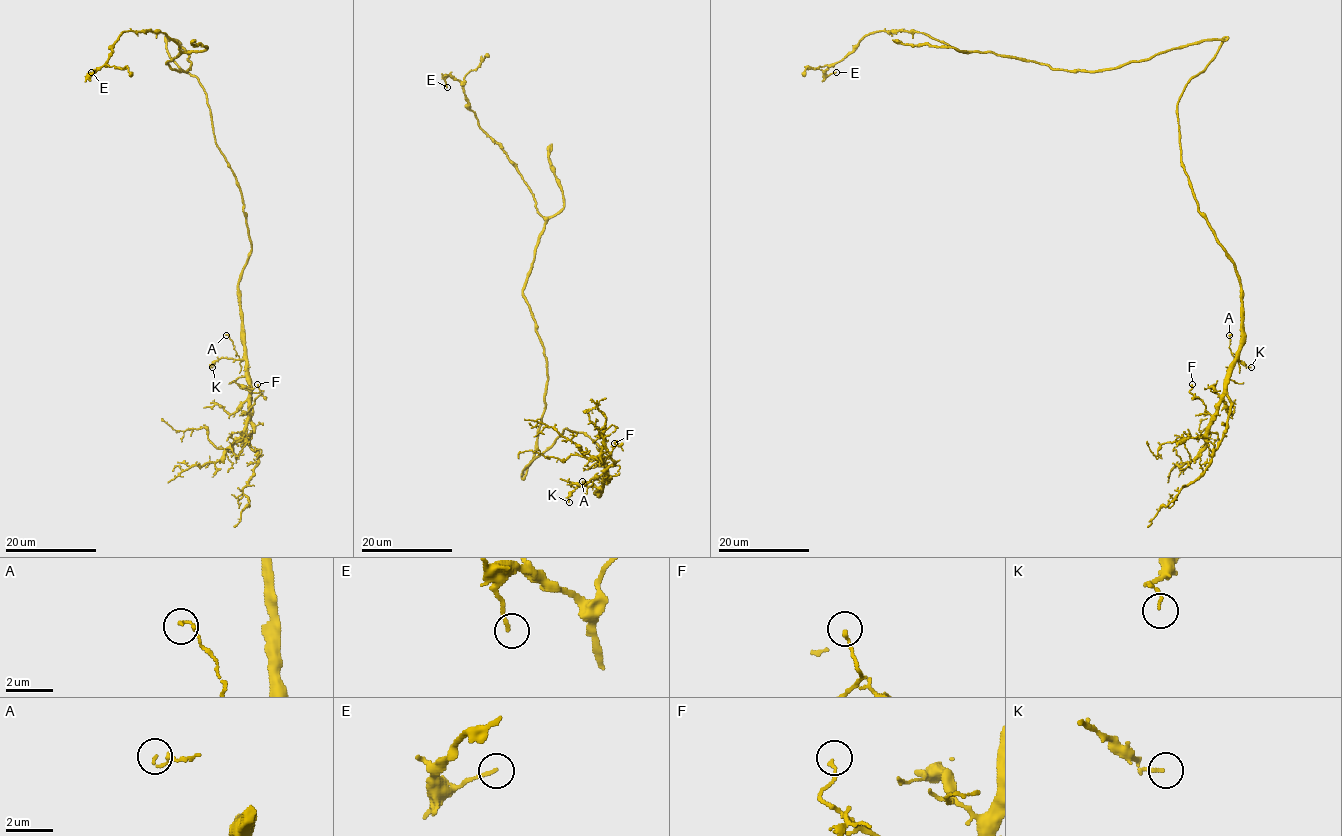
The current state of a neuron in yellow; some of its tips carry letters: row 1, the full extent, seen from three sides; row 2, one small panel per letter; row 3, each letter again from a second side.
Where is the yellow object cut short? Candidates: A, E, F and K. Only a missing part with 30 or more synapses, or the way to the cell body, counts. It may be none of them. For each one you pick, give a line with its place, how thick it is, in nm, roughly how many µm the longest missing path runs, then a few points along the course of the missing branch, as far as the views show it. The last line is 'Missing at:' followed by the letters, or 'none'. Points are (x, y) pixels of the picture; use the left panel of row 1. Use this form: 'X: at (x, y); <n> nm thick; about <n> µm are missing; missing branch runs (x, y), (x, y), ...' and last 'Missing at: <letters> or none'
Missing at: none

